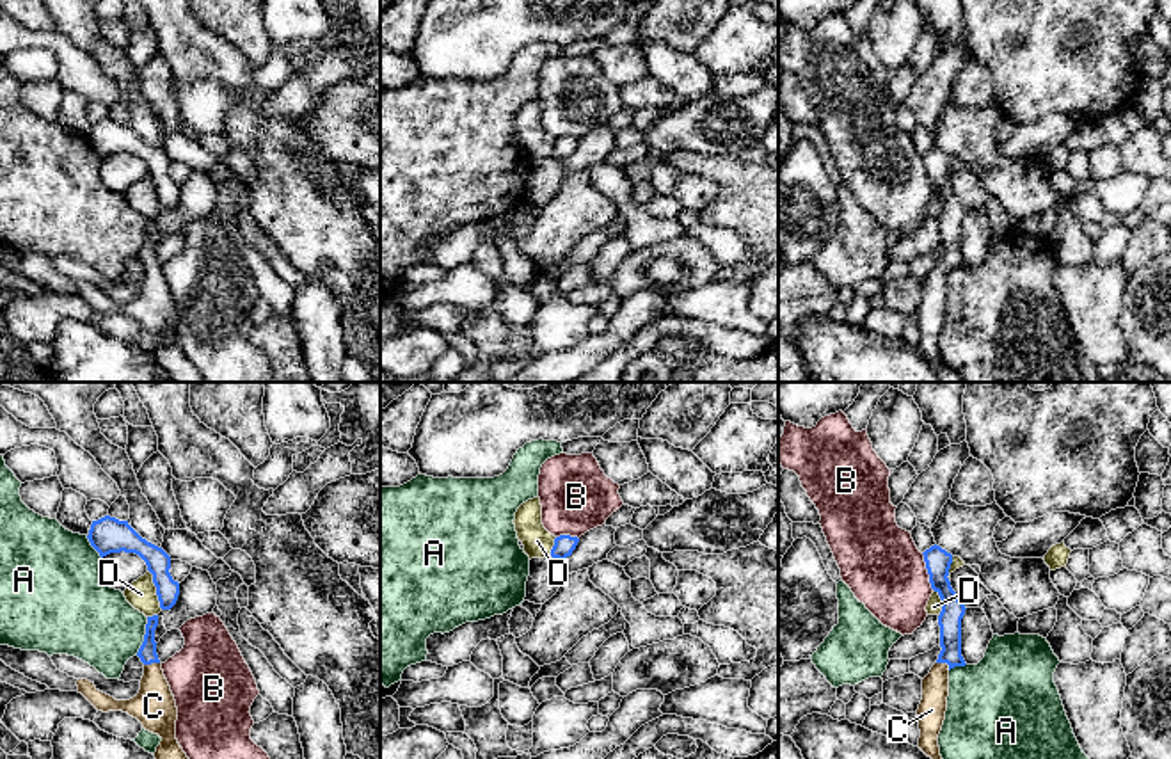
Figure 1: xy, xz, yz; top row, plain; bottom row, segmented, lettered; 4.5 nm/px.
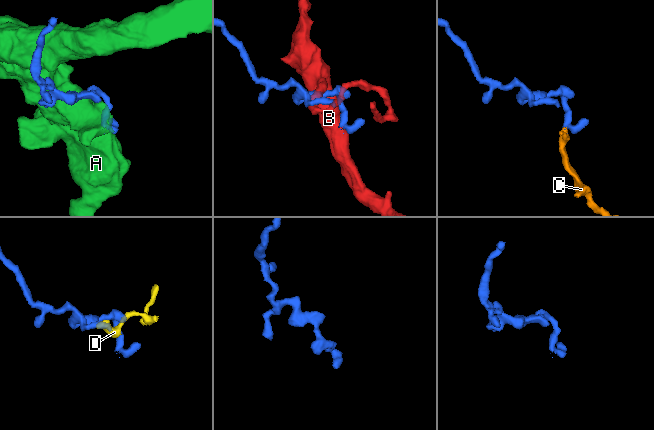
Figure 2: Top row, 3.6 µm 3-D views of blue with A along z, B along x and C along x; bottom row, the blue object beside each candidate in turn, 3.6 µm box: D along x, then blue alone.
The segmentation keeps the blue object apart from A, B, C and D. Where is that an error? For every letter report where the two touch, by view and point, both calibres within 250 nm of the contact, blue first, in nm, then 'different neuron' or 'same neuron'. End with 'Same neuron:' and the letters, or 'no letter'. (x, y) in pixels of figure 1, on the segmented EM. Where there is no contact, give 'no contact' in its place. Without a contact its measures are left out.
A: xy (144, 637) | 80/360 nm | different neuron
B: yz (928, 571) | 110/360 nm | different neuron
C: yz (944, 662) | 110/130 nm | same neuron
D: xy (157, 589) | 110/140 nm | different neuron
Same neuron: C

